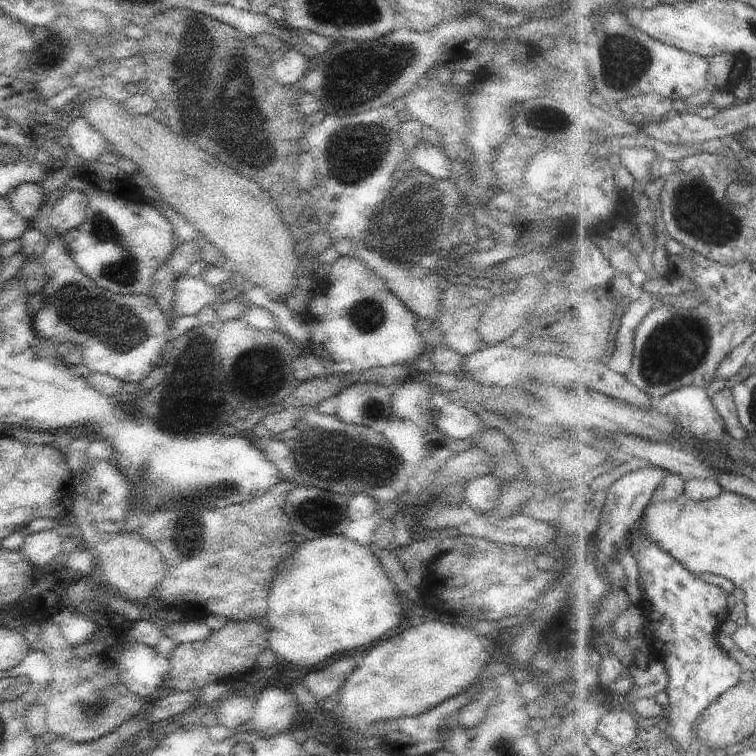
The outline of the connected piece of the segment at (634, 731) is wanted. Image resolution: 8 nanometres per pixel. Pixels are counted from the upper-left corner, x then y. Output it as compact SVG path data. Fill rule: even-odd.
M618 709L603 716L598 733L620 746L628 746L638 738L642 717L629 709Z

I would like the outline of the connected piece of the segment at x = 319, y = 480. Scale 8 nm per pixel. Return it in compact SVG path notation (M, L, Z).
M305 405L300 420L296 422L293 434L294 436L289 441L294 456L296 456L298 470L300 470L300 476L296 480L298 484L318 486L318 488L324 488L324 490L349 496L365 491L366 487L390 486L392 480L400 472L398 452L394 452L390 440L384 434L377 429L372 429L370 426L350 424L350 422L340 420L336 414L322 413L316 407Z

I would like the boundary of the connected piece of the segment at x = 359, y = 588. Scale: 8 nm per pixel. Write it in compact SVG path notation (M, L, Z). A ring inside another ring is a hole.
M337 534L306 540L280 562L270 586L266 622L271 650L298 668L312 668L336 654L372 648L402 624L399 596L370 546Z

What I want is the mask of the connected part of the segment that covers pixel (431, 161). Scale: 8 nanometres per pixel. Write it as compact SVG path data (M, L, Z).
M420 140L420 144L414 148L412 156L414 168L420 168L420 170L432 174L434 178L452 177L452 158L448 156L443 146L435 146L430 142Z

